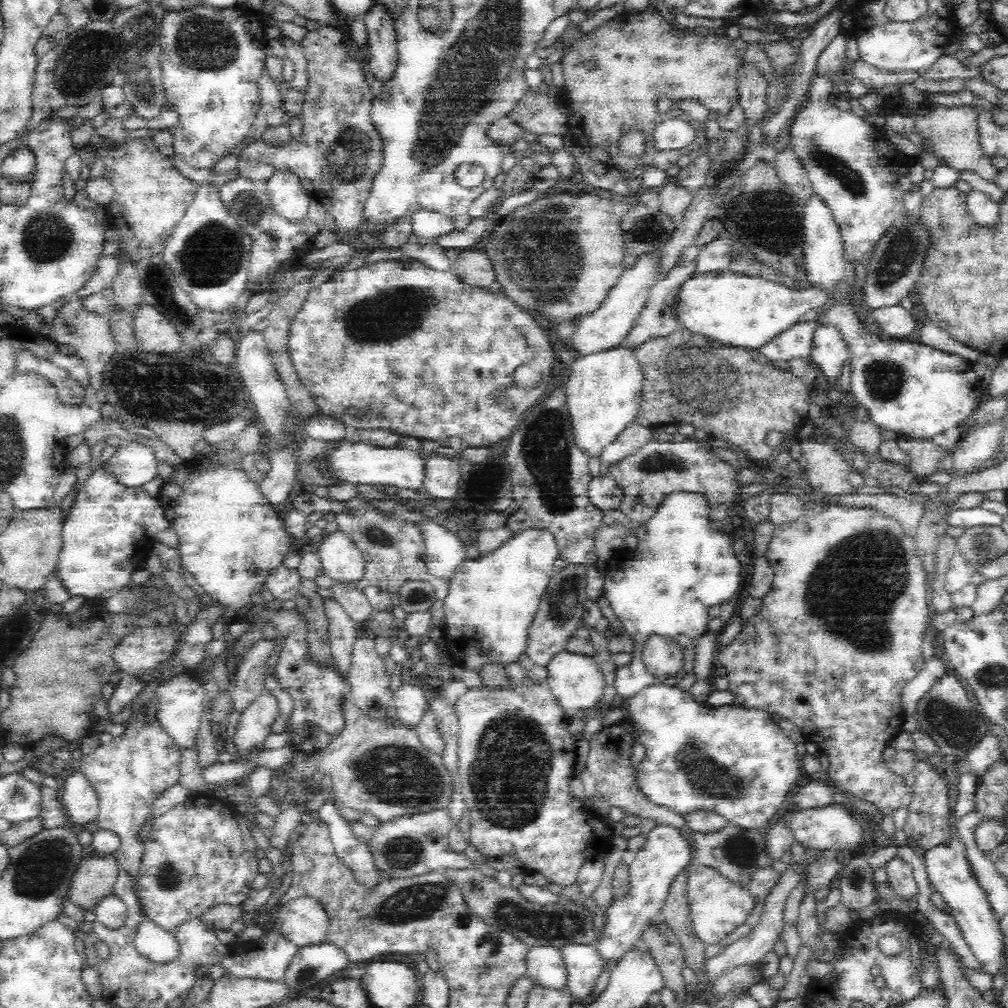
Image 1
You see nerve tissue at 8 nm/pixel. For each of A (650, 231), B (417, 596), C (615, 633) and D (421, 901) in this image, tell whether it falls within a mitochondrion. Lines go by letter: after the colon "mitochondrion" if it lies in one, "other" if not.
A: mitochondrion
B: mitochondrion
C: other
D: mitochondrion

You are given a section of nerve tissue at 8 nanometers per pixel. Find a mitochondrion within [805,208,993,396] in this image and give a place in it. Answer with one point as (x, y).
(902, 251)

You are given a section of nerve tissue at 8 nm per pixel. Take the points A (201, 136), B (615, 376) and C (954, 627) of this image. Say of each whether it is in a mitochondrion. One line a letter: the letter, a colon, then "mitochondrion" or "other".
A: other
B: other
C: other

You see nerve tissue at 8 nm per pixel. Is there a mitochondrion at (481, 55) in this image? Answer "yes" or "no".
yes

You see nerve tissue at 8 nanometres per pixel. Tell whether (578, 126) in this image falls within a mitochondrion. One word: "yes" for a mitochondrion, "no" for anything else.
no

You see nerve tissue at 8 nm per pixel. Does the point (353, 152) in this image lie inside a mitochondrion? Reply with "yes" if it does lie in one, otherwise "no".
yes

